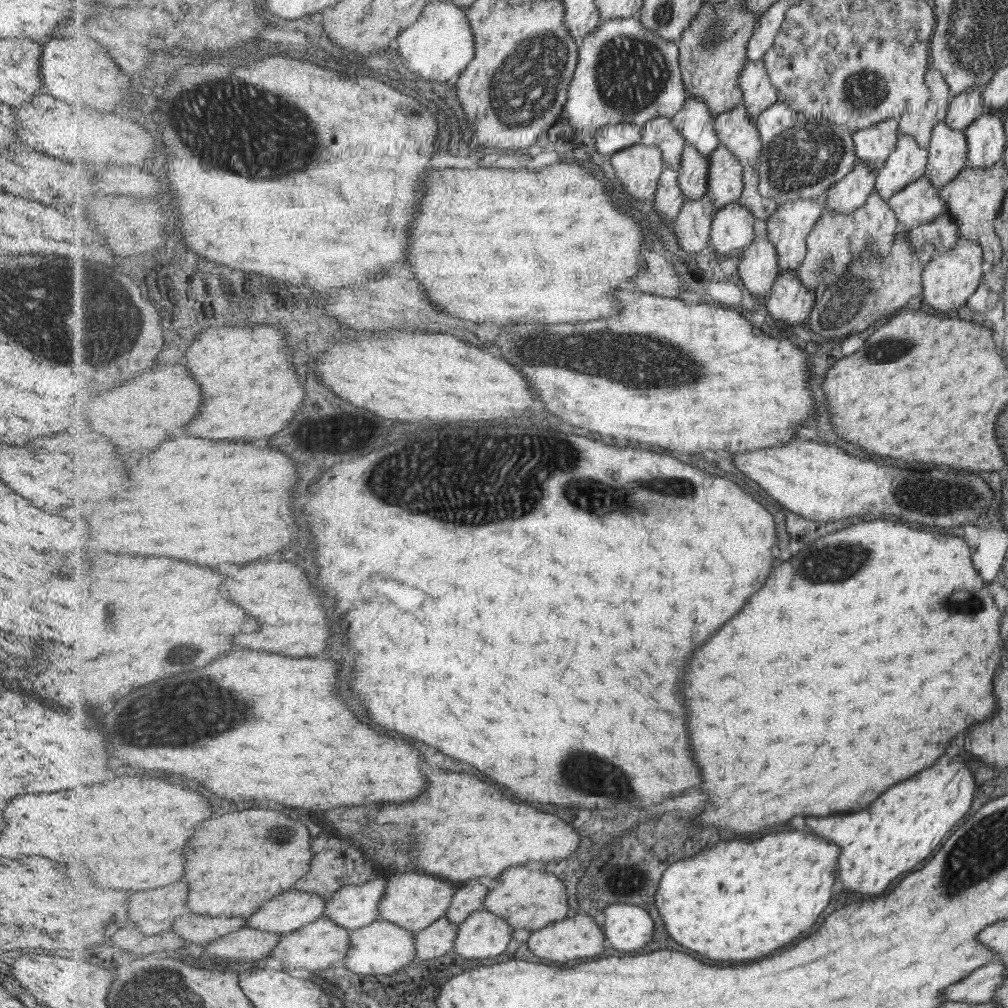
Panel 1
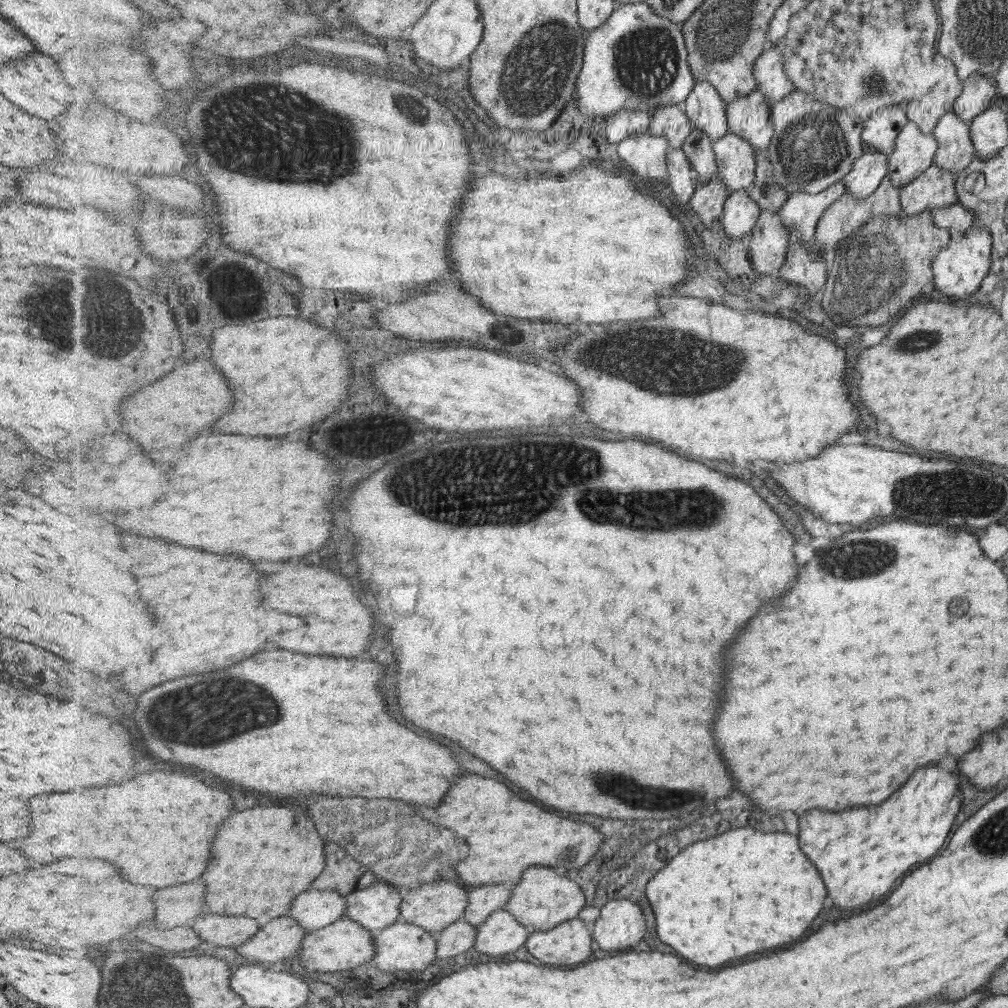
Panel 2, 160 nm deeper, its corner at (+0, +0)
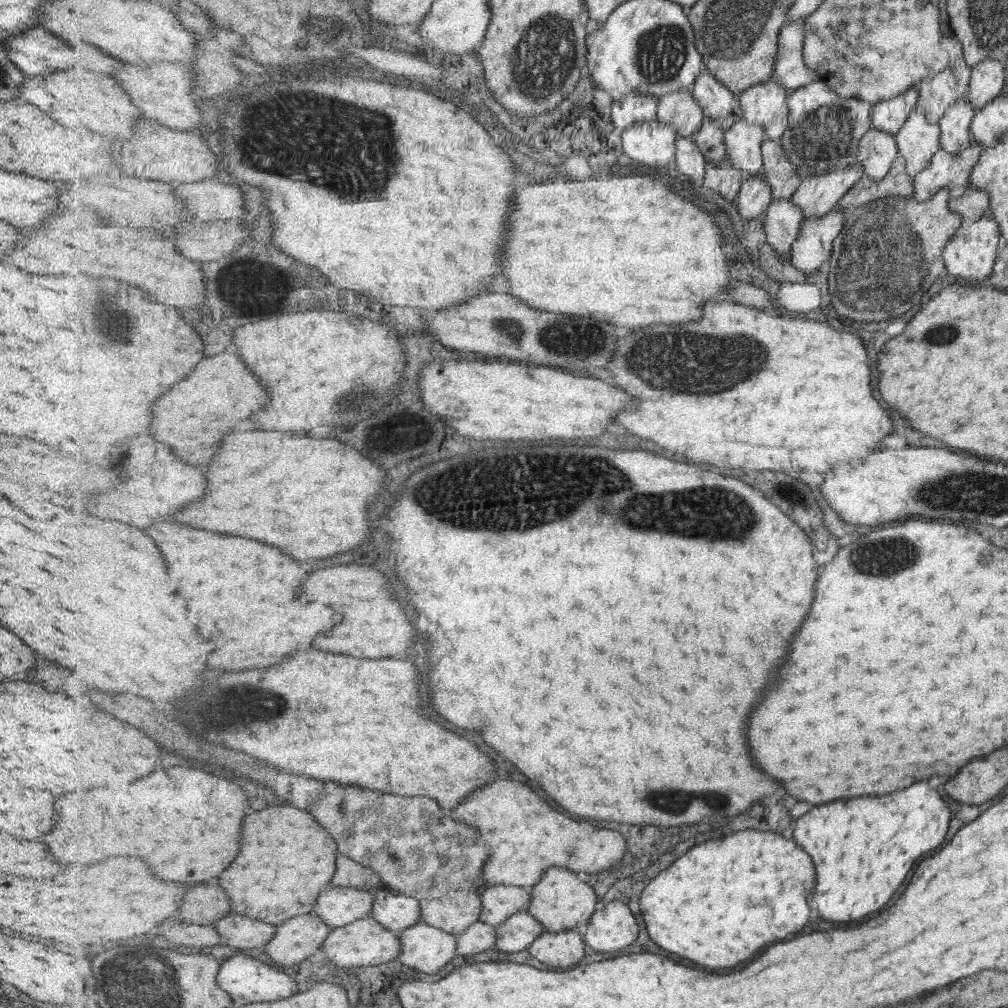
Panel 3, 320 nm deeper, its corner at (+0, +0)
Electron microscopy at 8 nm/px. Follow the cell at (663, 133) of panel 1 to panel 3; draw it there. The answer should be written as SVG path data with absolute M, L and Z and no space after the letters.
M685 89L660 98L657 119L671 124L679 139L695 136L704 123L703 108L693 96L691 89Z

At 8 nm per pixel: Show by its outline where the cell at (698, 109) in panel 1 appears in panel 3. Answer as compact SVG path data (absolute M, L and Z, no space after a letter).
M706 69L691 88L693 98L701 104L705 116L715 119L728 131L736 122L744 118L740 95L733 94L723 82L719 82Z

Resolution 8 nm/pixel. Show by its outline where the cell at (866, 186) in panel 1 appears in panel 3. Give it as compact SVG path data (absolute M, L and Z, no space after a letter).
M875 127L869 130L861 142L858 154L858 161L864 169L865 177L871 177L876 181L883 180L901 156L895 135L885 133Z

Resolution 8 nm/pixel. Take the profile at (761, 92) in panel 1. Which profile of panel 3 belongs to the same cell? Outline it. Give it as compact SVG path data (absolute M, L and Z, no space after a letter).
M806 19L787 23L780 32L780 49L773 78L789 92L808 86L817 80L817 72L811 70L805 60Z

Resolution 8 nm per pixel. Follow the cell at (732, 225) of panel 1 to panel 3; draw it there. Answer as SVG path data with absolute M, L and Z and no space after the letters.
M763 172L747 177L738 196L737 212L741 218L751 221L761 216L774 200L772 186Z

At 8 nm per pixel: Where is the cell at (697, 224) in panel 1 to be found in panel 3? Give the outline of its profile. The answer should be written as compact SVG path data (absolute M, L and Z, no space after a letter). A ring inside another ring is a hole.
M726 160L721 165L709 164L709 178L705 178L705 188L709 190L717 190L720 198L725 198L727 202L733 200L737 194L740 194L743 183L746 179L743 170L733 168L733 164L730 164L731 160ZM713 168L713 170L711 170ZM715 174L715 176L711 176ZM713 180L713 182L711 182Z

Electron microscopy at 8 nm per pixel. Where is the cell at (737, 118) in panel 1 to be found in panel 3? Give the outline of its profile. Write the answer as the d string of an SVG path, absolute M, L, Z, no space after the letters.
M775 78L745 90L739 94L745 120L761 125L769 140L781 140L790 125L789 94Z

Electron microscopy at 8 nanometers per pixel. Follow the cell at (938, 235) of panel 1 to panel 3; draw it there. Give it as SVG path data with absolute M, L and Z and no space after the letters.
M967 188L960 197L948 199L948 207L950 211L960 214L963 219L962 224L977 222L984 217L988 208L988 192L981 189Z

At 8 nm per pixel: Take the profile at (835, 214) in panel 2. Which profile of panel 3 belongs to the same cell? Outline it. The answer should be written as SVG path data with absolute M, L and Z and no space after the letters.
M899 157L893 168L887 173L883 180L876 181L871 177L863 176L839 202L838 206L846 214L851 213L853 208L867 205L871 201L879 201L889 197L913 198L915 194L914 183L899 184L897 174L908 174L906 162L903 157Z

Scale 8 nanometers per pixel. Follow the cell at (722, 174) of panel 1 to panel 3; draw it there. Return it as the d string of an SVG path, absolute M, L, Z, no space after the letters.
M743 118L725 133L725 148L733 168L743 170L746 178L762 172L764 154L762 147L767 140L766 130L755 121Z

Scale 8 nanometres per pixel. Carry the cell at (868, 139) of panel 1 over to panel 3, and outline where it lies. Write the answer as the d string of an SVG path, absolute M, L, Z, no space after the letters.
M913 87L905 94L879 102L873 108L873 126L896 136L912 116L918 97L918 87Z

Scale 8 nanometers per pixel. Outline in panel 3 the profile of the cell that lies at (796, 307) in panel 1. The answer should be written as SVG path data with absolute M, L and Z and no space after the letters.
M836 206L825 218L806 218L791 250L791 262L803 274L811 274L829 262L836 238L844 232L847 214Z

